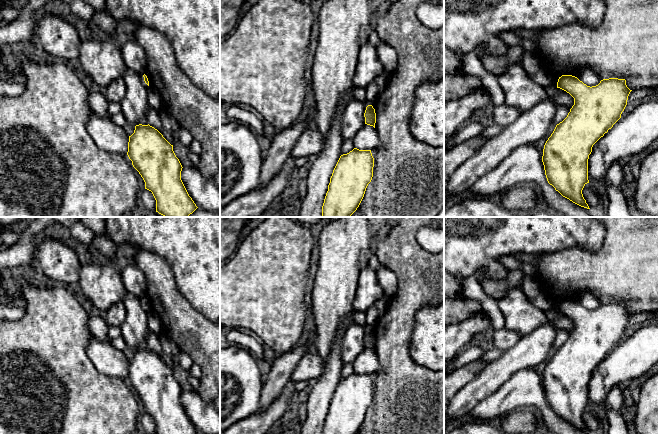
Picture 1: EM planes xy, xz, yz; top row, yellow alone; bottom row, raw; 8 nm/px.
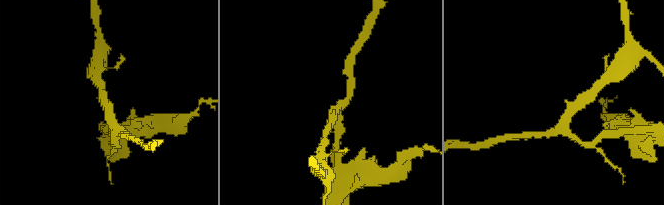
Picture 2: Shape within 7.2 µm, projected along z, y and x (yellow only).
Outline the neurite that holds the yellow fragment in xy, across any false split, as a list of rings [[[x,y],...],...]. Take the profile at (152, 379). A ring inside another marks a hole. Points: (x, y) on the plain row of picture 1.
[[[136,349],[127,379],[152,416],[156,434],[196,434],[182,404],[182,389],[171,369],[154,351]]]

